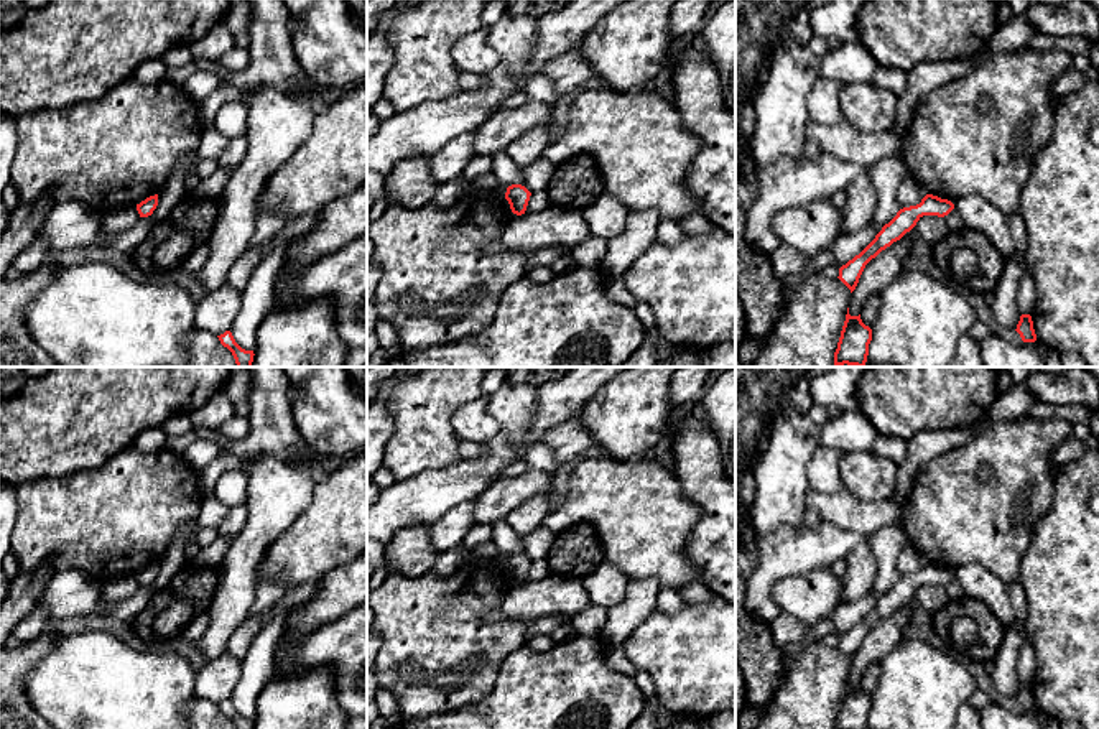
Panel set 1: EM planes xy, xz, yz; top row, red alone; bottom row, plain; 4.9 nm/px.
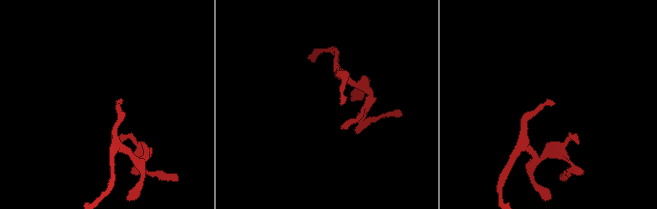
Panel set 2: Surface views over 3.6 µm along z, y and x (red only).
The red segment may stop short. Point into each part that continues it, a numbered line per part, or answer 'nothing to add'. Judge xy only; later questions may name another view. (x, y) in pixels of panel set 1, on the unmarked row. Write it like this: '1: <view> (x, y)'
nothing to add

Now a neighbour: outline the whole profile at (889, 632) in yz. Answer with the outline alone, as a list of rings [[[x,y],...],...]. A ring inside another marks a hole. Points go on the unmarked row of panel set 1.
[[[915,596],[865,634],[849,670],[851,685],[859,685],[862,673],[870,663],[880,662],[902,640],[908,638],[907,632],[913,622],[913,601],[916,601]]]

